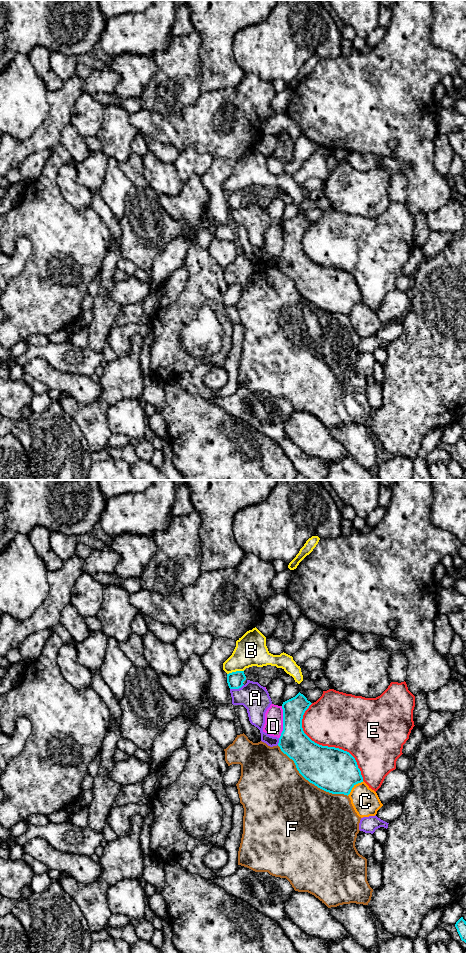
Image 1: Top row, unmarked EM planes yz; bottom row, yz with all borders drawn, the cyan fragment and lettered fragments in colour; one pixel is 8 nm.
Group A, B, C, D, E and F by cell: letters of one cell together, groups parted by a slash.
A / B / C / D / E / F

